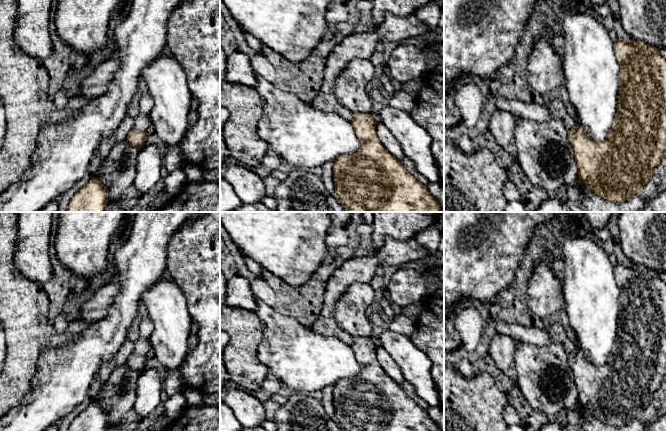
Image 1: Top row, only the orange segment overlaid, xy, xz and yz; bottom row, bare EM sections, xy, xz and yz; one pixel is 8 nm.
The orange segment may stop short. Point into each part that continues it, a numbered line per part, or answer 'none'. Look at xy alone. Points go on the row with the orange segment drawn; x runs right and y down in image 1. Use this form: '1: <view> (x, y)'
none

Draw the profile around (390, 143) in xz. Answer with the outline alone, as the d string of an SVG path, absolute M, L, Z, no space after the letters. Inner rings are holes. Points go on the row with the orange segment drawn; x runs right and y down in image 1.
M377 121L376 132L381 144L391 155L393 155L398 160L405 157L405 154L399 141L380 121Z

